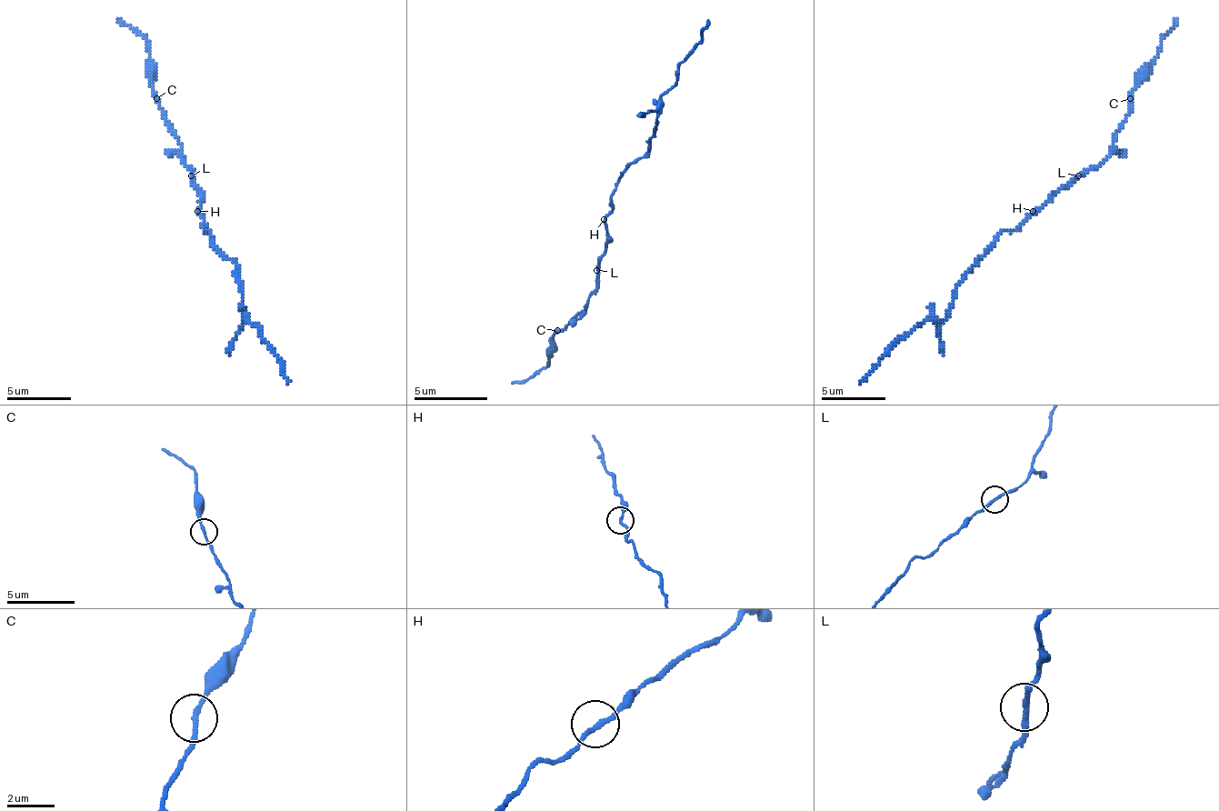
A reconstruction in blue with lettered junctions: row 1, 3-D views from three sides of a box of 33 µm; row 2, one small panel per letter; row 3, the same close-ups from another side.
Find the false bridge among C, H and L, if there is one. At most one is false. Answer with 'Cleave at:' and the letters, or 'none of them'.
Cleave at: C

